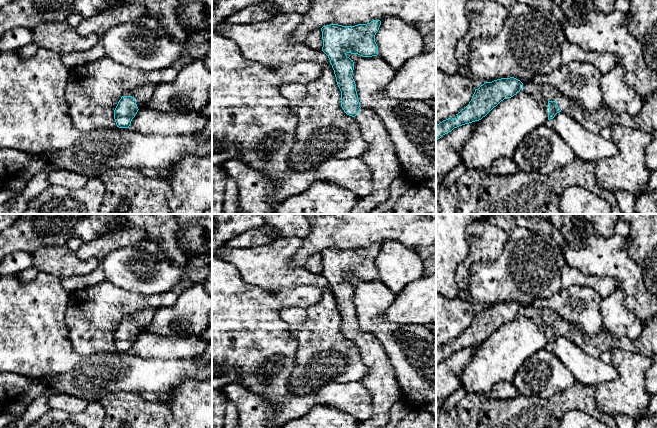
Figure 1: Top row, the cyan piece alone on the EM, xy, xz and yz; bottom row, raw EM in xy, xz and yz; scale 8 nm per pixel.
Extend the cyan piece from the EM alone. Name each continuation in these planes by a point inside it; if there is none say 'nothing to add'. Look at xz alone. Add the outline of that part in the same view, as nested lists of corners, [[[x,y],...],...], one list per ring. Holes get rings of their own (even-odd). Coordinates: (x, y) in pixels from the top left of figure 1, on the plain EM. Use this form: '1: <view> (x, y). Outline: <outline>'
1: xz (380, 380). Outline: [[[361,331],[354,342],[368,367],[361,383],[369,390],[373,406],[371,416],[359,421],[357,428],[383,428],[389,422],[391,407],[401,401],[401,388],[388,355],[374,333]]]

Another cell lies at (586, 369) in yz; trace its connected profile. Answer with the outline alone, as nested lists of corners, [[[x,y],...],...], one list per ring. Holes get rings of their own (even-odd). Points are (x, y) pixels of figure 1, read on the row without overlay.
[[[559,336],[546,349],[559,358],[576,381],[596,387],[599,384],[615,381],[617,370],[600,358],[594,358],[579,348],[570,338]]]

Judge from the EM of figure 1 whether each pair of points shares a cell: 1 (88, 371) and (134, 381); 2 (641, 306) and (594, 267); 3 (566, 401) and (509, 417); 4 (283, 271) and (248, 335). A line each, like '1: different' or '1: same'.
1: same
2: same
3: same
4: different

